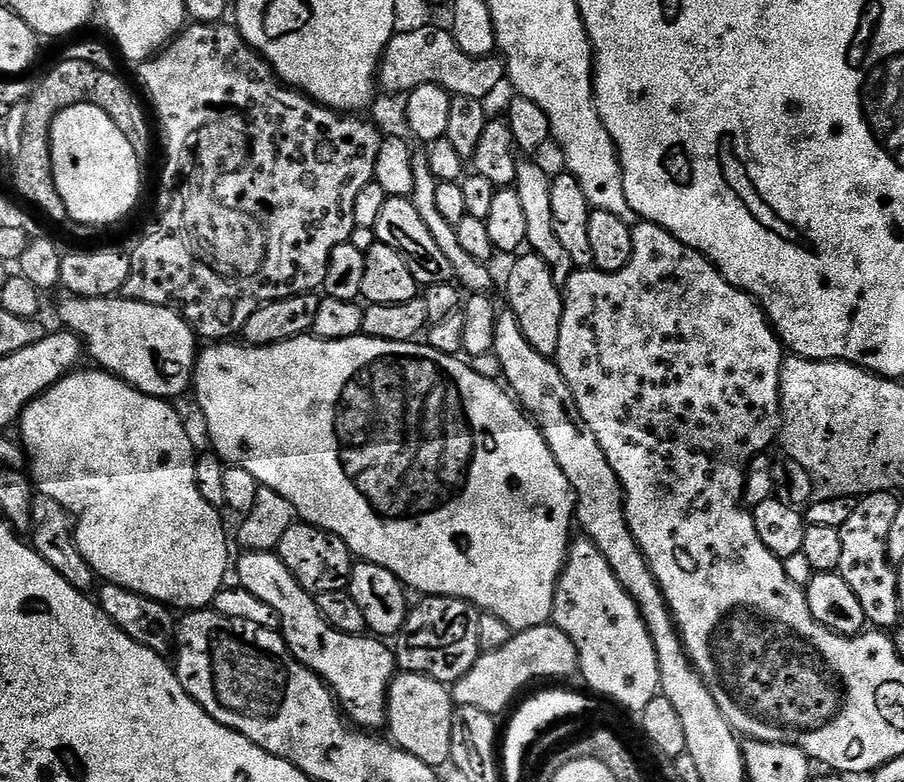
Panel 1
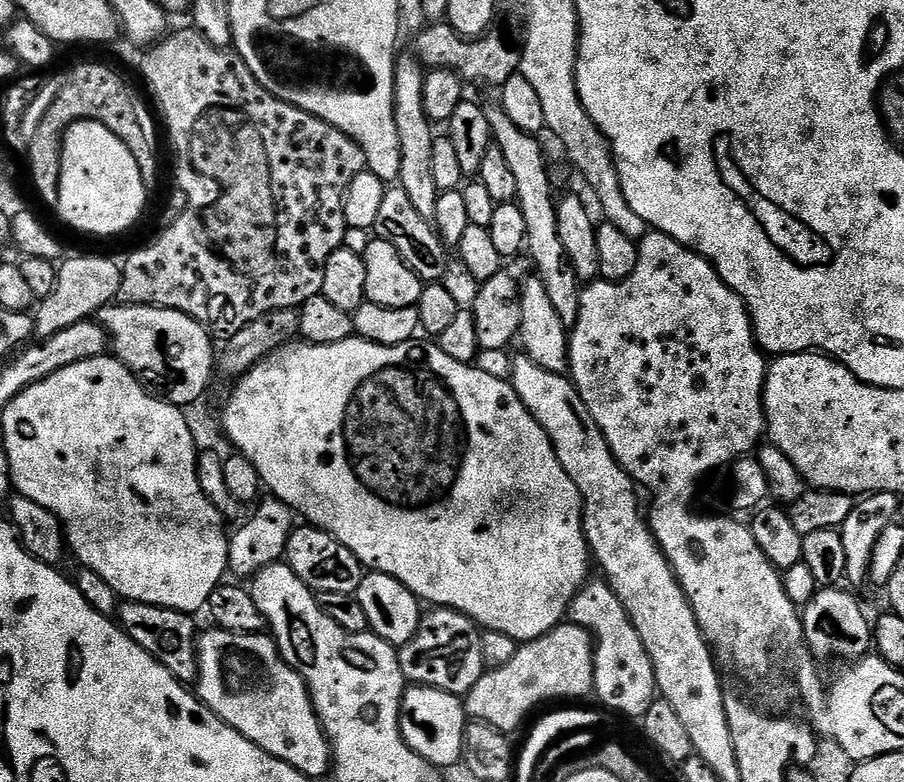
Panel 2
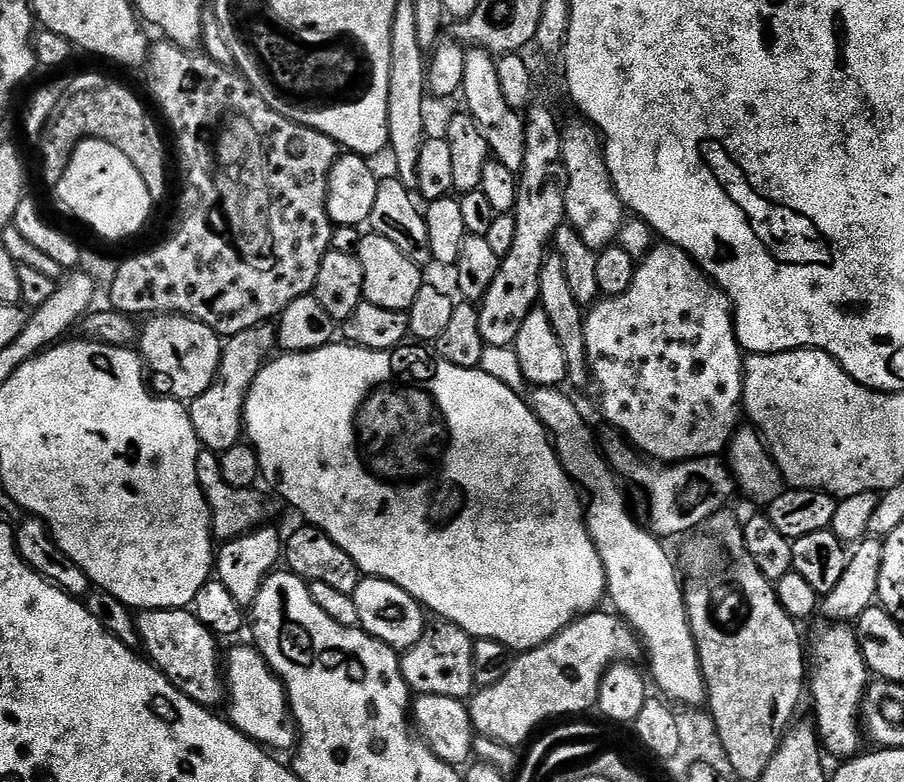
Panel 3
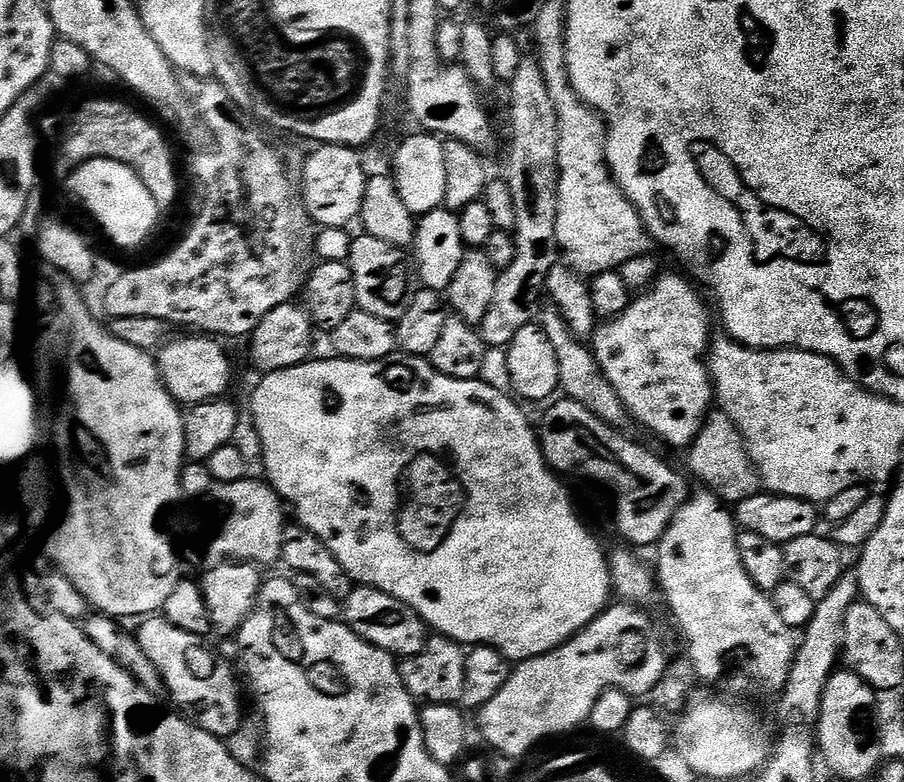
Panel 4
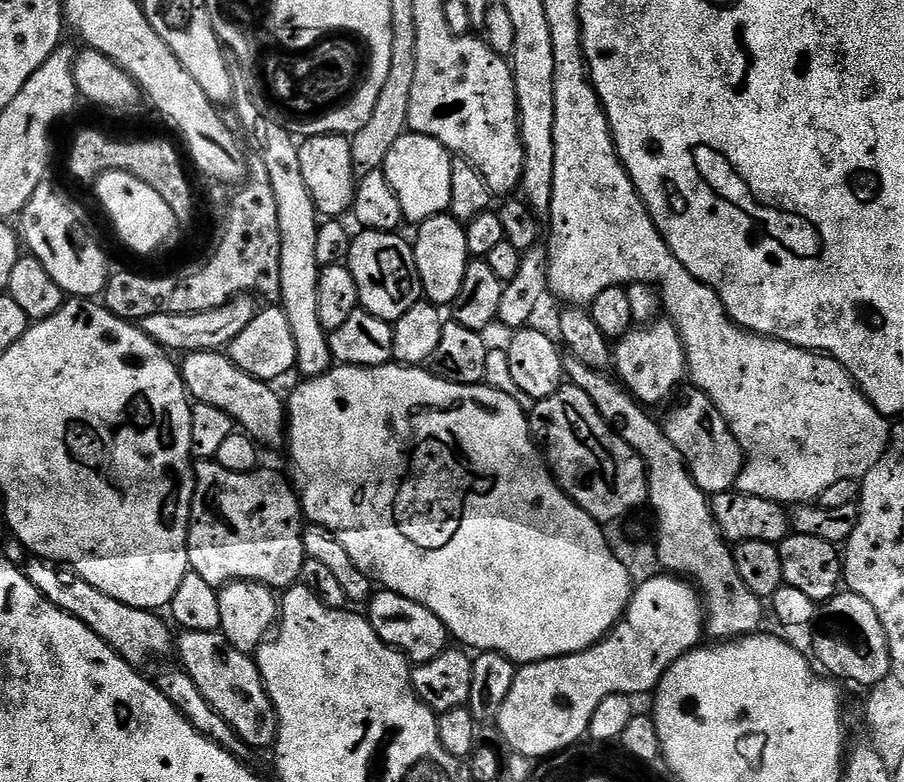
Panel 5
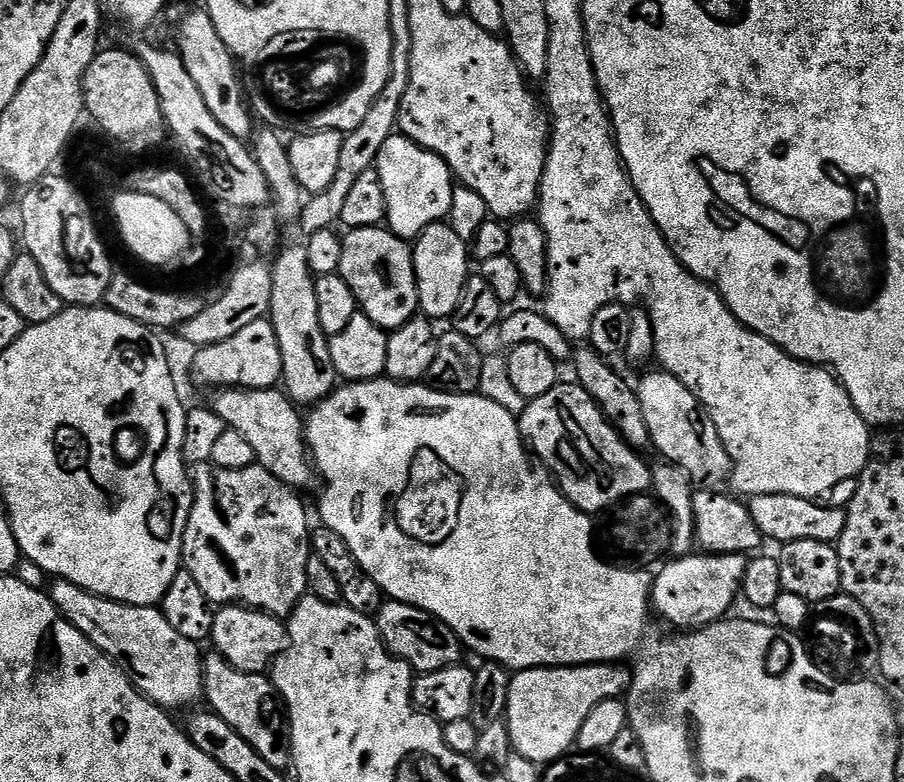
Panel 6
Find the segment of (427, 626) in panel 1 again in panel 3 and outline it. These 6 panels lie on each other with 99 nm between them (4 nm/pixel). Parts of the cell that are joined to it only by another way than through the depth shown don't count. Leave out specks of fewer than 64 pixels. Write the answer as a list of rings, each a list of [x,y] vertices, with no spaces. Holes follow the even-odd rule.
[[[440,622],[437,625],[437,628],[429,627],[422,639],[400,656],[400,669],[413,693],[467,701],[478,688],[474,674],[473,637],[457,624]]]

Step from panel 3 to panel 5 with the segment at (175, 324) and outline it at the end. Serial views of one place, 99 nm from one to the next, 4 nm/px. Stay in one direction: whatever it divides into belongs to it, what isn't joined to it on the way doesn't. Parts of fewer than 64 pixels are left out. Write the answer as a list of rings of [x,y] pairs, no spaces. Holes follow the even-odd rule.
[[[223,351],[219,352],[189,352],[182,360],[182,375],[184,386],[188,390],[189,397],[197,404],[209,404],[226,414],[230,414],[233,421],[247,435],[256,441],[257,445],[280,444],[283,445],[286,440],[286,404],[275,392],[273,385],[266,380],[259,380],[250,374],[243,372],[240,367],[233,362]]]

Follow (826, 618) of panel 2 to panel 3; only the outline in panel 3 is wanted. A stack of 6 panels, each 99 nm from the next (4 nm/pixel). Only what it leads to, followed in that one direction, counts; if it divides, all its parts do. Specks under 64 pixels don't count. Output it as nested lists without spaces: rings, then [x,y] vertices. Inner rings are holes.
[[[832,622],[816,636],[816,645],[811,645],[810,656],[816,661],[810,664],[810,700],[816,706],[814,727],[819,735],[820,743],[839,758],[851,758],[861,751],[860,732],[862,736],[862,709],[864,696],[868,693],[870,673],[868,663],[862,654],[862,646],[856,637],[855,627],[848,622]]]

